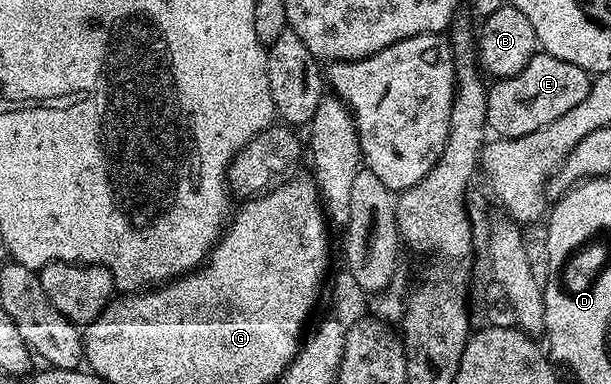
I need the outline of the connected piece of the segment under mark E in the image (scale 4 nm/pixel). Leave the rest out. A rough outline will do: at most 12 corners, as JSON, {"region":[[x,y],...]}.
{"region":[[538,53],[488,87],[488,125],[526,137],[590,93],[593,76]]}

